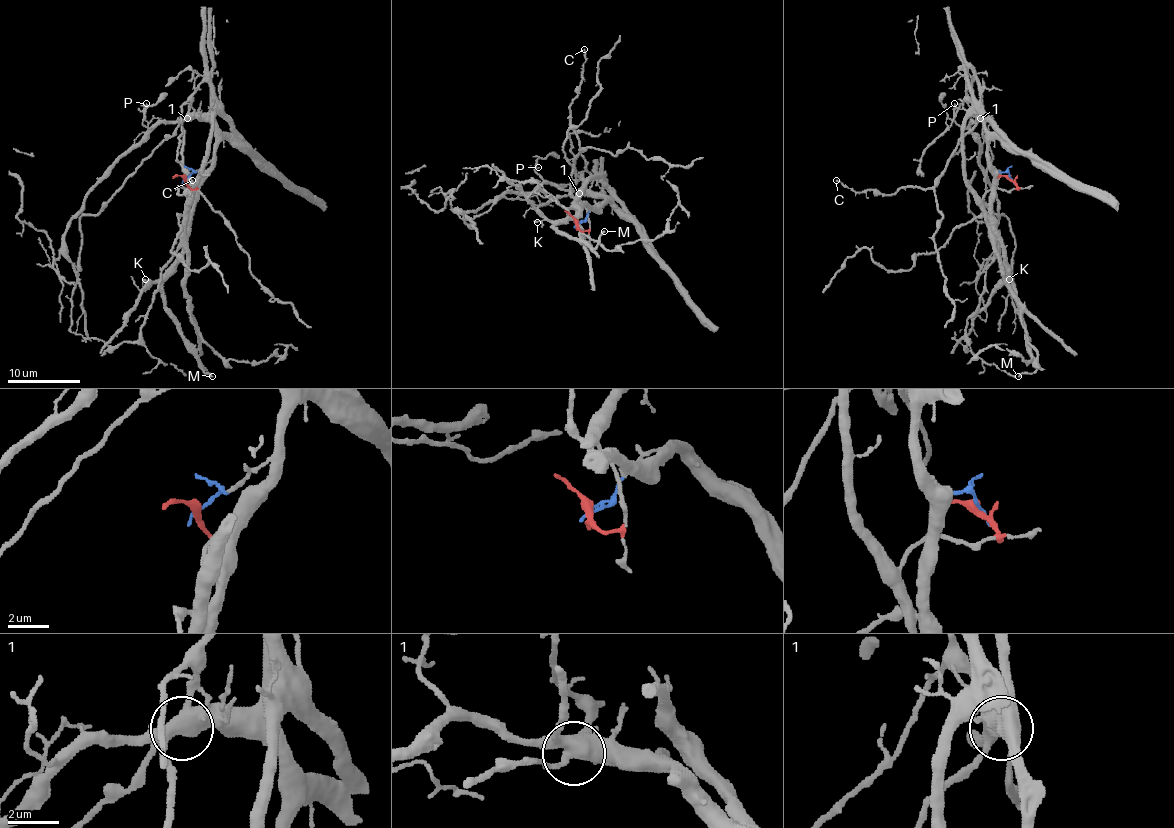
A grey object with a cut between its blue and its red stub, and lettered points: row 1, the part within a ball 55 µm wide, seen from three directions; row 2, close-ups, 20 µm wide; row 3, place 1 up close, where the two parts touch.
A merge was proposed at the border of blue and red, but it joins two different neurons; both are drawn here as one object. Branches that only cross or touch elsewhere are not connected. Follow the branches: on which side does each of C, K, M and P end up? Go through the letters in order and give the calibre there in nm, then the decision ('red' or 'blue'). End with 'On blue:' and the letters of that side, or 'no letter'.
C: 150 nm thick; blue
K: 130 nm thick; blue
M: 200 nm thick; blue
P: 130 nm thick; blue
On blue: C, K, M, P

